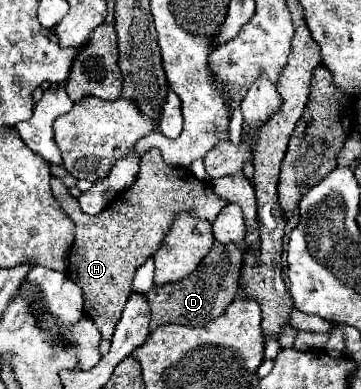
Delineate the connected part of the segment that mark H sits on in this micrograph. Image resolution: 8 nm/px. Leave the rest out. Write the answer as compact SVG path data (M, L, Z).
M151 148L141 158L141 170L135 184L129 190L119 192L97 216L85 214L79 208L77 198L73 198L67 192L67 186L55 176L51 178L51 190L59 206L73 220L77 232L77 244L73 242L69 252L67 276L83 290L85 314L93 318L105 340L111 340L115 324L121 318L121 310L131 294L131 280L135 270L159 250L175 214L191 212L213 222L219 210L229 204L213 194L211 182L197 180L189 168L165 164L157 148Z

